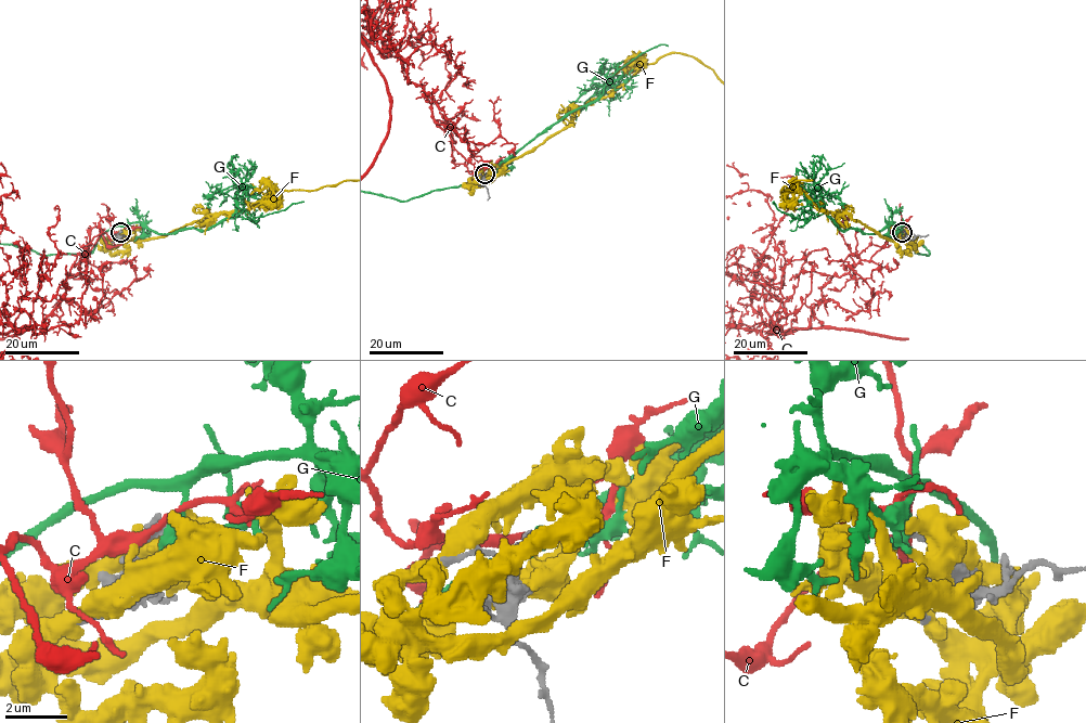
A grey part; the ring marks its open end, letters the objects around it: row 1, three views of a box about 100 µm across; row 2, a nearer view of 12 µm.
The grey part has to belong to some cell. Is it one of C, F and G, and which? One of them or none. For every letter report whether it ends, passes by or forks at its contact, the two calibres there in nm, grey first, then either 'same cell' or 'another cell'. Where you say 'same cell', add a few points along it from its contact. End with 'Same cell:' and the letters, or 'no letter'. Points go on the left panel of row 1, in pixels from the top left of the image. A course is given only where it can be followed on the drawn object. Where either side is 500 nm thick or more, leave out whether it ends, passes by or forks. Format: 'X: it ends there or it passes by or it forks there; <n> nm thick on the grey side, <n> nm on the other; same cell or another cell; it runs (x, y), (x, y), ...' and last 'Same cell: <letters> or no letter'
C: it passes by; 160 nm thick on the grey side, 320 nm on the other; another cell
F: it passes by; 130 nm thick on the grey side, 360 nm on the other; another cell
G: it ends there; 130 nm thick on the grey side, 440 nm on the other; another cell
Same cell: no letter

